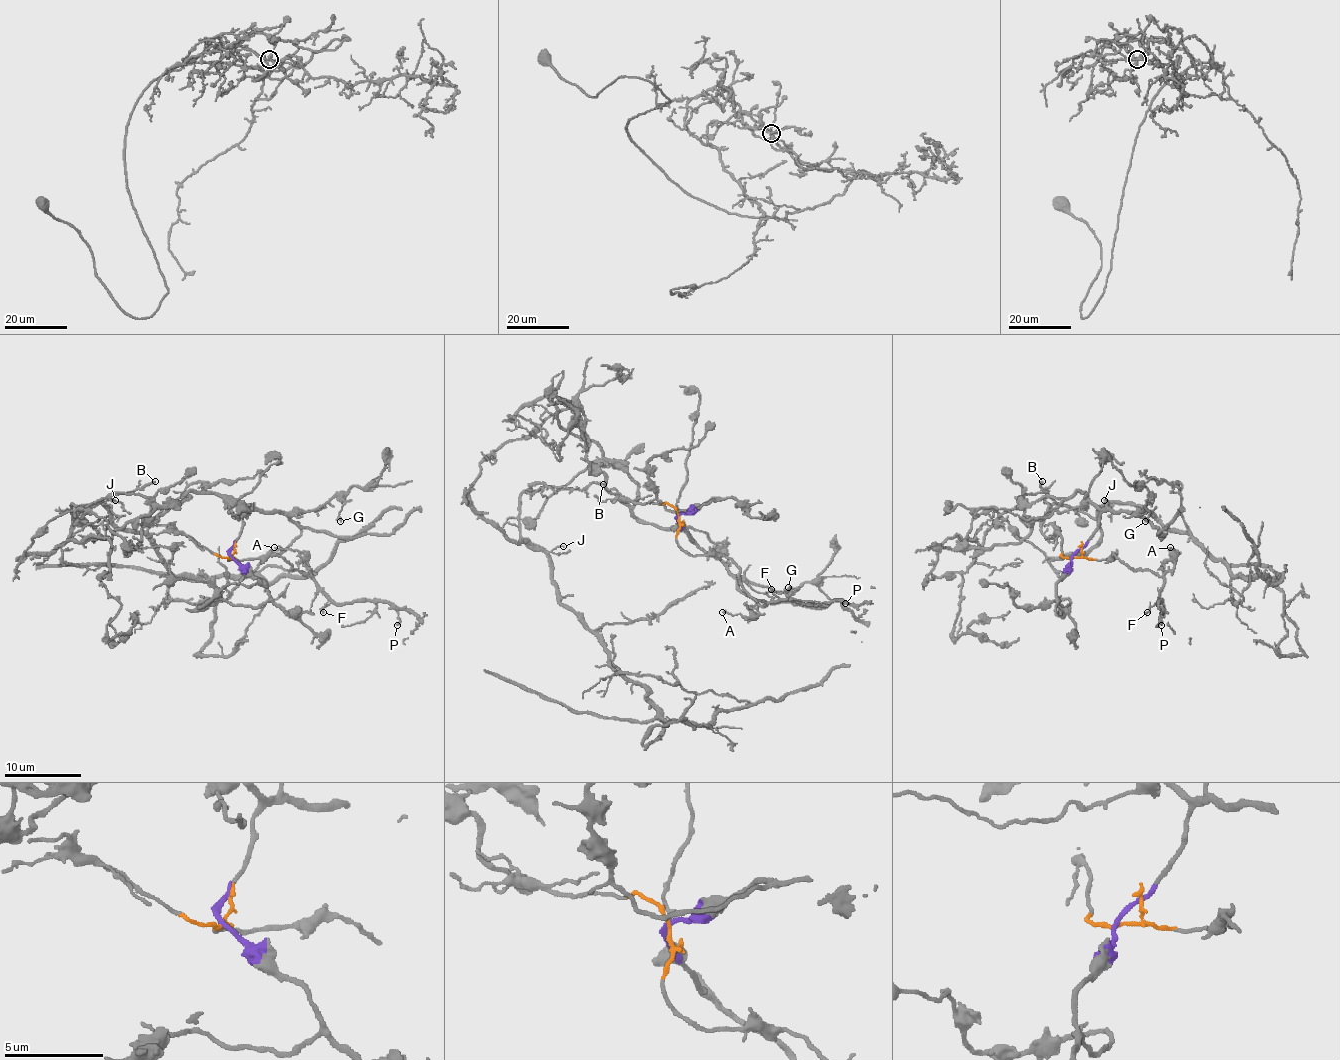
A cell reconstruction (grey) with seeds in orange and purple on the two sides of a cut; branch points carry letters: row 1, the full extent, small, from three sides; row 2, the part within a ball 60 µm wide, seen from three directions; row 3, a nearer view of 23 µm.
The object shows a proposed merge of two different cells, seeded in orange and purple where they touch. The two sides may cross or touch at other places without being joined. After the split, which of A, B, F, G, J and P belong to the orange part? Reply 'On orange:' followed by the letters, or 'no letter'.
On orange: A, F, P

